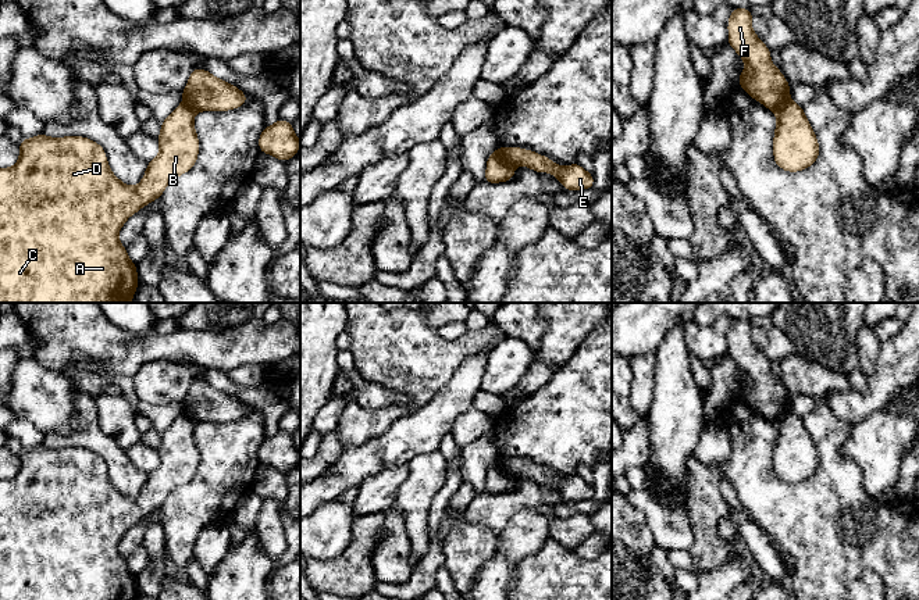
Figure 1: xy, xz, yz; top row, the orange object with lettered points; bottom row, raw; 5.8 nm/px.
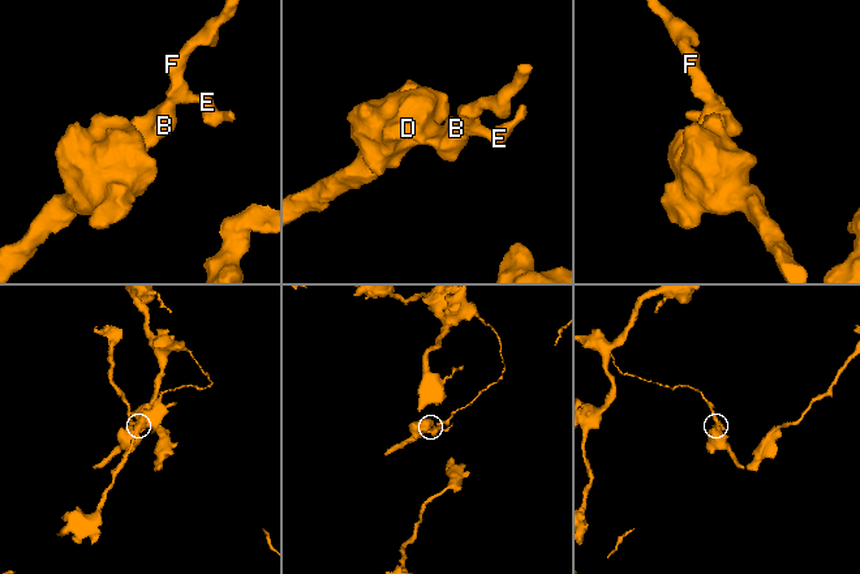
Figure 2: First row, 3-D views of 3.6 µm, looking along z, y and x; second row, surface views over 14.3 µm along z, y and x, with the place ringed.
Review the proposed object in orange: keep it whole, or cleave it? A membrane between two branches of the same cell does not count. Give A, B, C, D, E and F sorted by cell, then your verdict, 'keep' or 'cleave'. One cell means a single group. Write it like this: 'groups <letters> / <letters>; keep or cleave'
groups A B C D / E F; cleave

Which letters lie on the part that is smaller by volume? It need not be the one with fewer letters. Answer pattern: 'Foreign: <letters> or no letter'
Foreign: A, B, C, D

